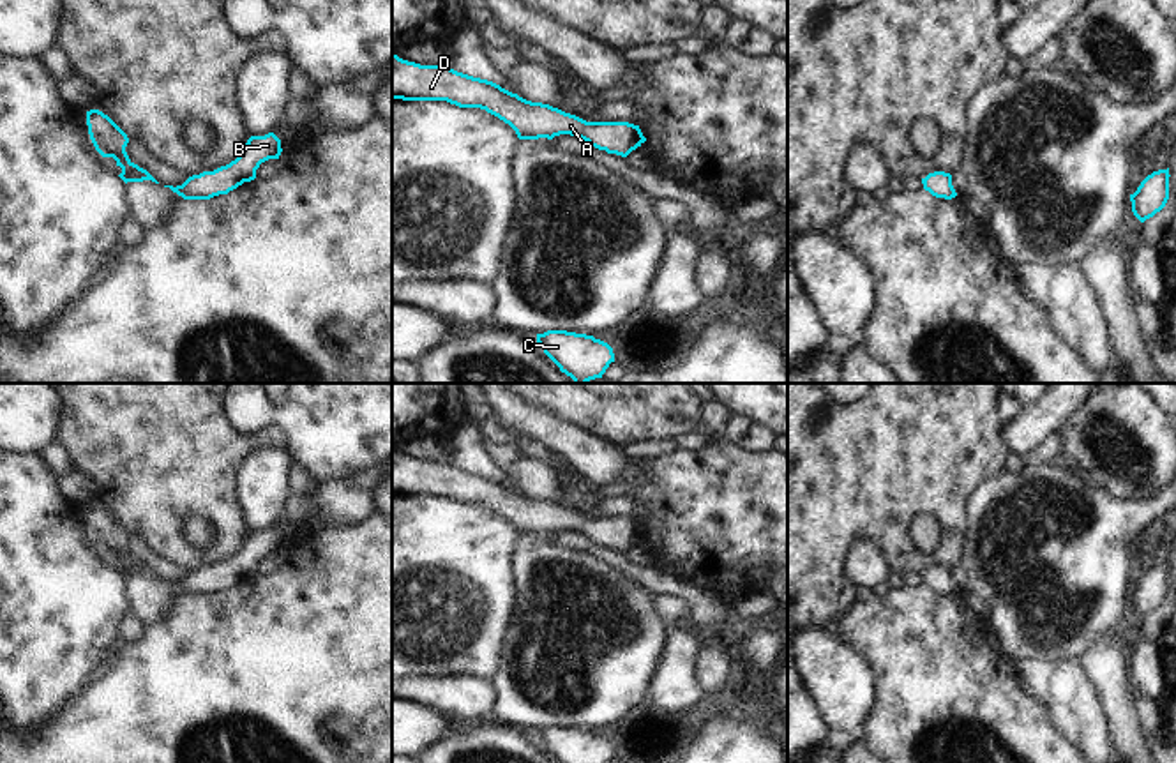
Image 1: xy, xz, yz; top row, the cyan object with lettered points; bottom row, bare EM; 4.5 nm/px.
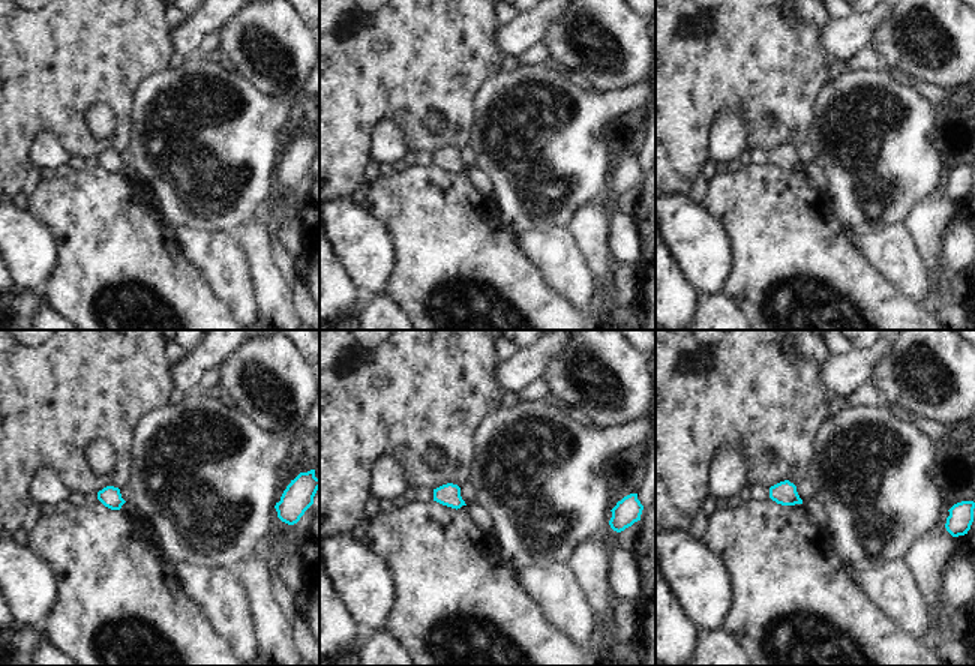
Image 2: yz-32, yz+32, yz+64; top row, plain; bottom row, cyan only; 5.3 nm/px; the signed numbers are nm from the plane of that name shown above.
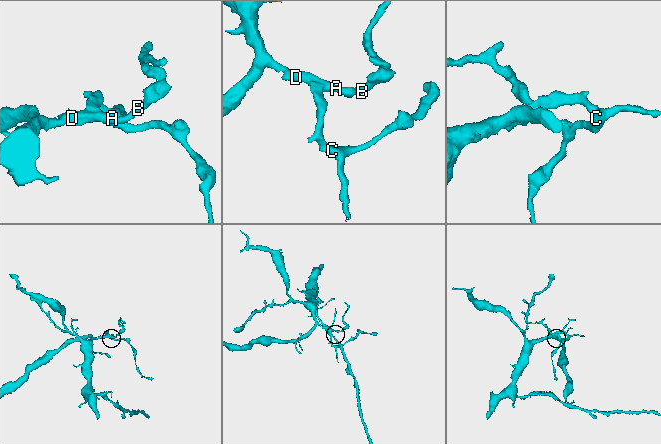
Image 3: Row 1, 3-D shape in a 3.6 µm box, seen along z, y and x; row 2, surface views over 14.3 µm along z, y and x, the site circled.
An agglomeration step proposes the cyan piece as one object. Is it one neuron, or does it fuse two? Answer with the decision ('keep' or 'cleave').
keep

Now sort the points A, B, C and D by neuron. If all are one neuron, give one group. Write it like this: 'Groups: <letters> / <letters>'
Groups: A B C D.

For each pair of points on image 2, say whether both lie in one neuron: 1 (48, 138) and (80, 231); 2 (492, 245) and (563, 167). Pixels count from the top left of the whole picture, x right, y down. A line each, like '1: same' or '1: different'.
1: different
2: different

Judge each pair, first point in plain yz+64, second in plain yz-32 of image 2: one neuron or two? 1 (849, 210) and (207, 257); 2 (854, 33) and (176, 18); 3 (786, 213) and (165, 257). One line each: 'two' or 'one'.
1: two
2: two
3: one

